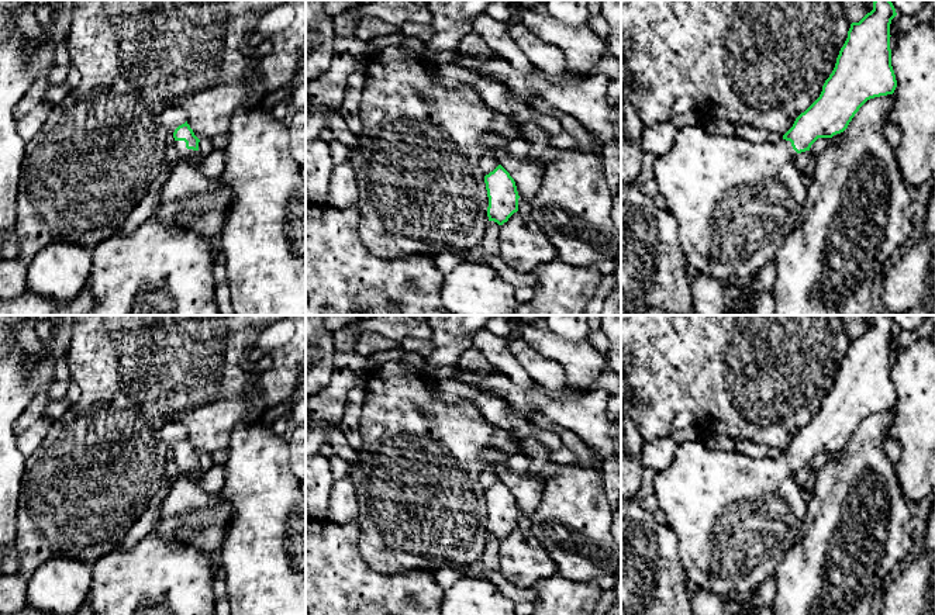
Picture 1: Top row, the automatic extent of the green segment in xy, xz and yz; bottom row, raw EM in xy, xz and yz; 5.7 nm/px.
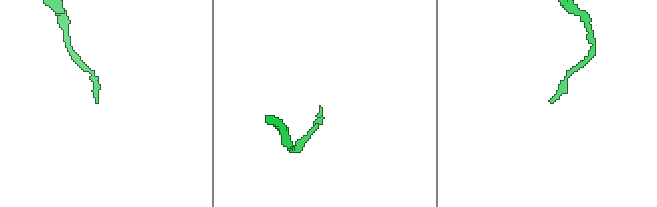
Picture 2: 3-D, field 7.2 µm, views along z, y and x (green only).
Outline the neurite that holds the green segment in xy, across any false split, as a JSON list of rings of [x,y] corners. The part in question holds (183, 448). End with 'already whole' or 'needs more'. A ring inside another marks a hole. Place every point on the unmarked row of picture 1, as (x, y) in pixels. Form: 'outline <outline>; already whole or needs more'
outline [[[187,436],[173,448],[179,474],[166,480],[166,494],[159,502],[159,518],[152,535],[161,540],[197,547],[210,556],[221,552],[228,533],[232,505],[224,494],[208,494],[200,486],[200,455]]]; needs more

